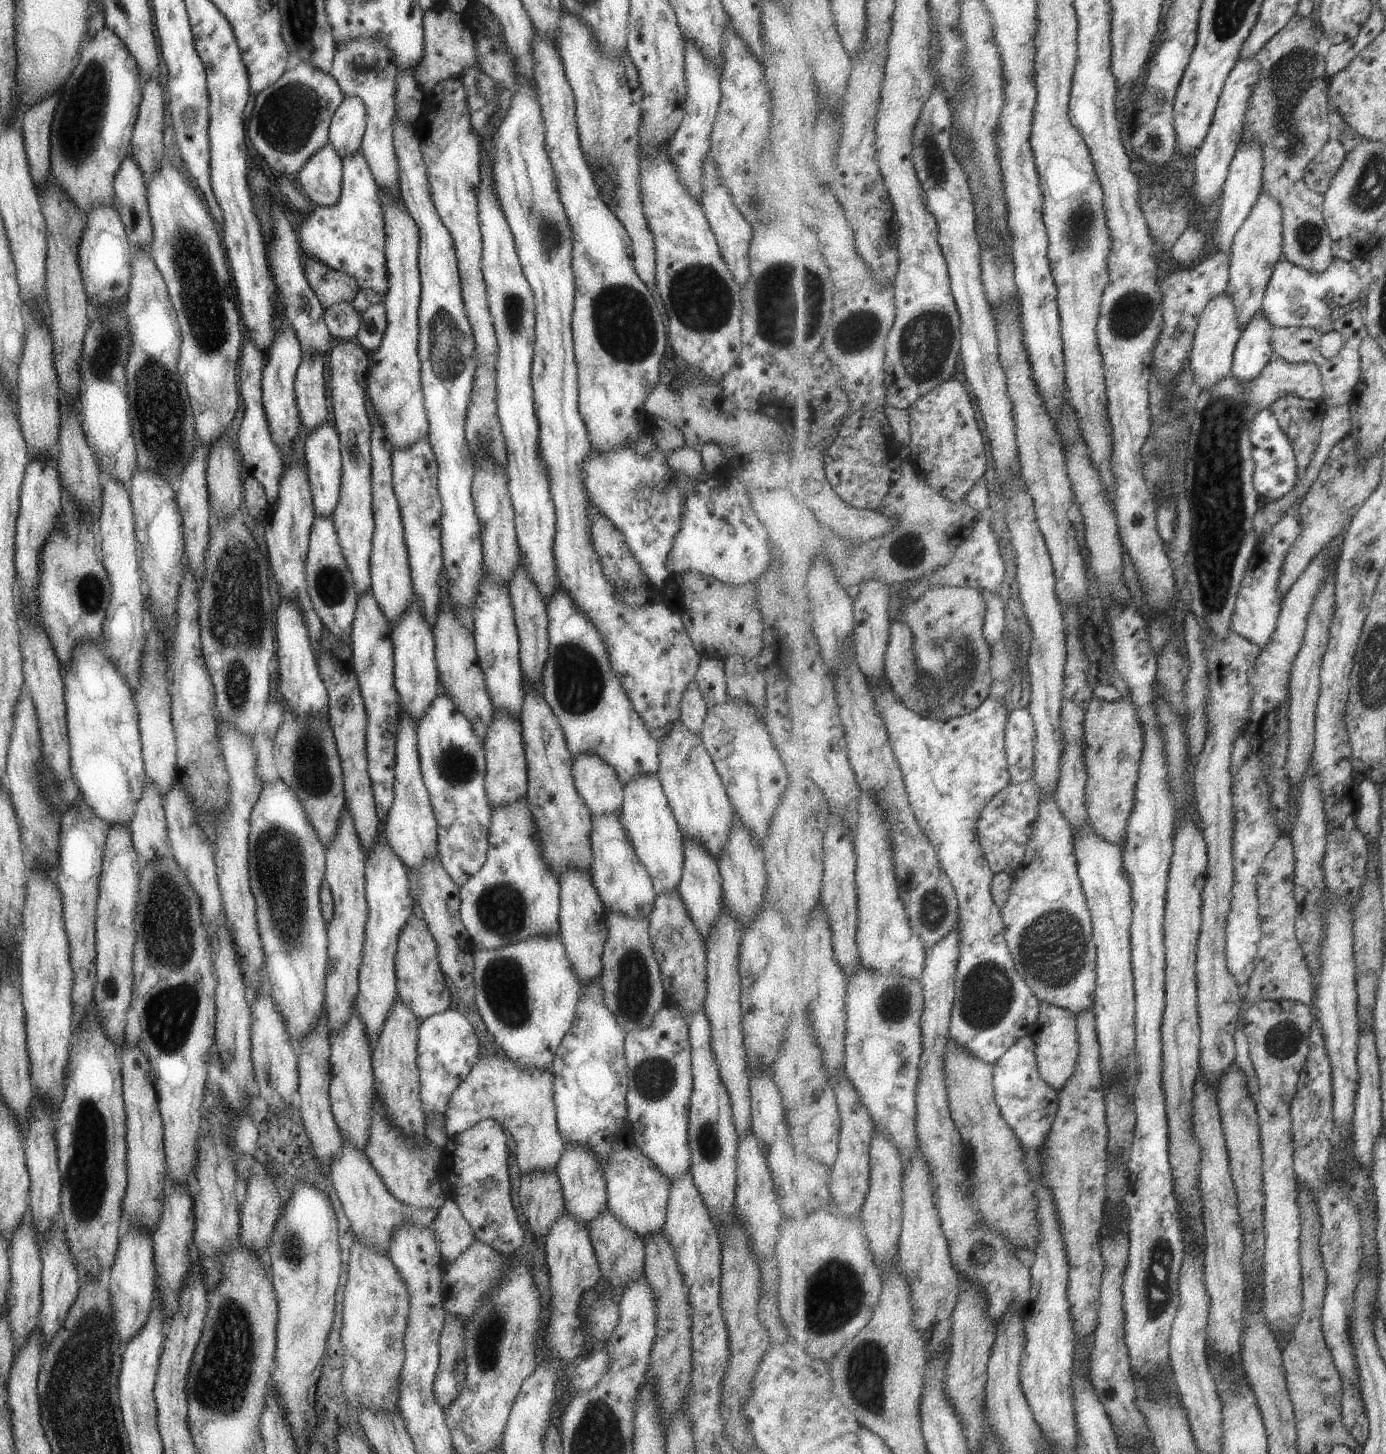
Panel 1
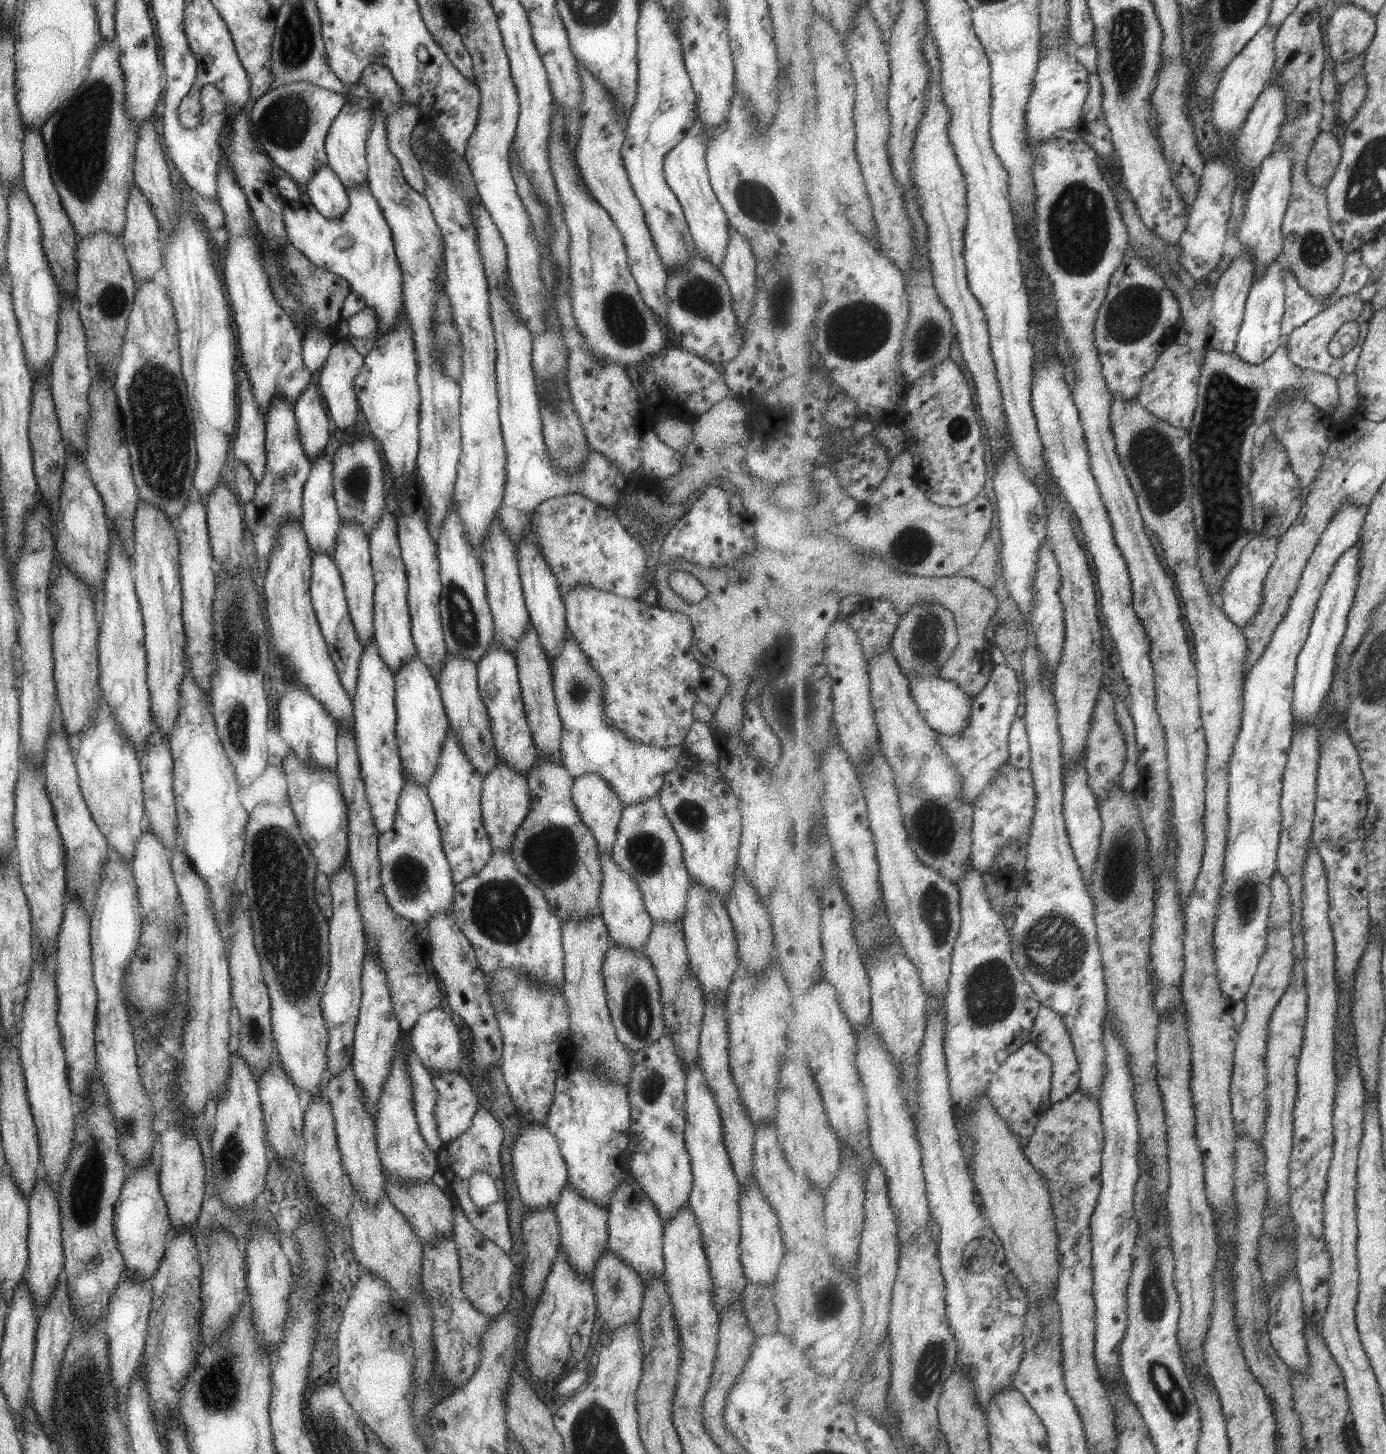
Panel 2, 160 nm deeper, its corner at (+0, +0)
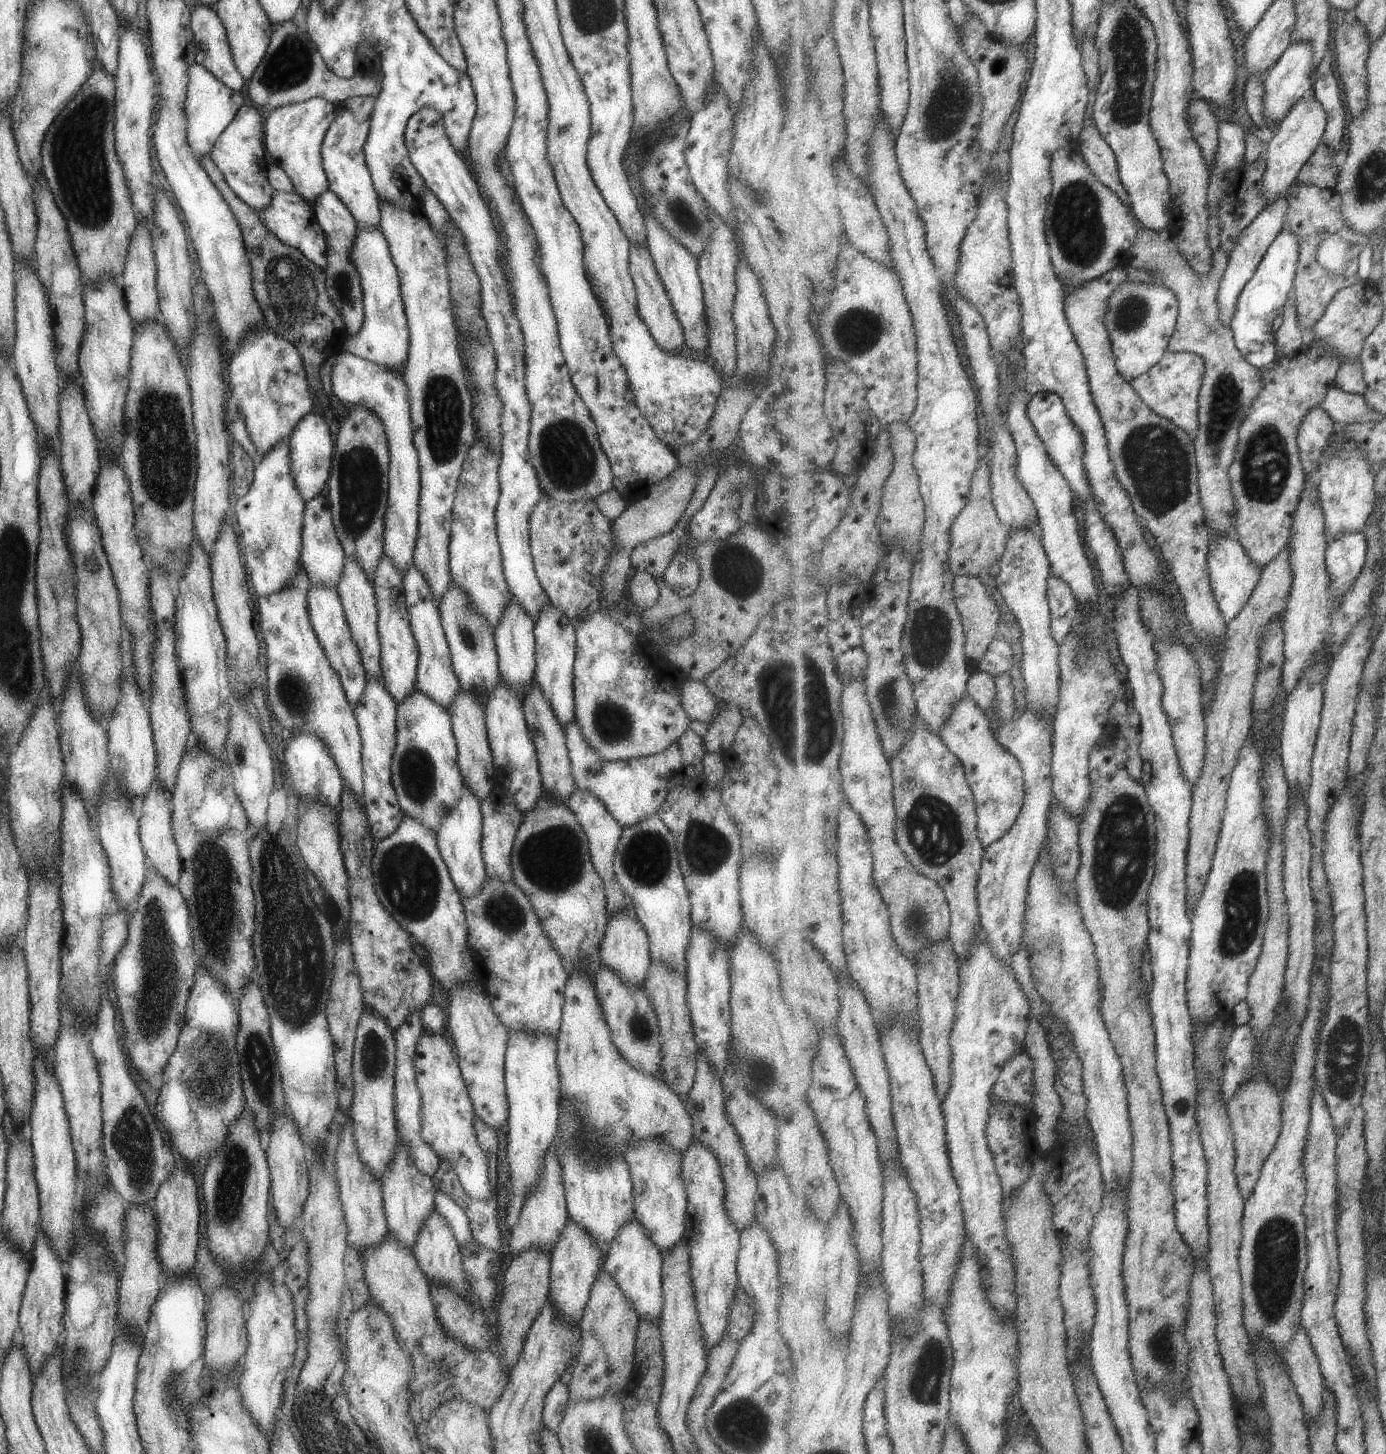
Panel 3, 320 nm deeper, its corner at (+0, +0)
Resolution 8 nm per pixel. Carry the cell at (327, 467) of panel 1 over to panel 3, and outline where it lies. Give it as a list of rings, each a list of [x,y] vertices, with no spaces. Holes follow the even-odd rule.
[[[323,494],[311,496],[309,500],[304,501],[300,536],[301,545],[299,561],[302,568],[307,572],[310,585],[325,584],[325,586],[337,587],[337,580],[339,580],[341,568],[343,568],[344,553],[333,531],[329,502]]]

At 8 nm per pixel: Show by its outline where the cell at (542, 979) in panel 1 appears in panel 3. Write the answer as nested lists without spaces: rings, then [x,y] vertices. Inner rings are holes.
[[[509,1030],[504,1053],[504,1094],[507,1102],[507,1164],[509,1165],[509,1201],[502,1218],[503,1231],[508,1236],[517,1222],[521,1204],[529,1186],[535,1186],[541,1176],[541,1158],[557,1132],[559,1072],[557,1072],[557,1034]]]

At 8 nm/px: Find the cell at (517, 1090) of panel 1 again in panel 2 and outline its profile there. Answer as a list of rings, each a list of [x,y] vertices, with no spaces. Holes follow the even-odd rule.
[[[520,1115],[518,1116],[519,1135],[511,1153],[517,1194],[527,1211],[542,1209],[548,1205],[554,1208],[563,1187],[567,1184],[566,1166],[559,1152],[559,1145],[545,1124],[525,1123]]]

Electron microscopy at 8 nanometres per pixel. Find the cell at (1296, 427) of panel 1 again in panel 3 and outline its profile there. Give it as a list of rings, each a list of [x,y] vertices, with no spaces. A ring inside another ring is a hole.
[[[1321,407],[1313,408],[1301,422],[1297,442],[1300,446],[1300,460],[1306,474],[1306,480],[1311,480],[1315,471],[1320,470],[1321,459],[1328,451],[1330,441],[1336,431],[1333,418]]]

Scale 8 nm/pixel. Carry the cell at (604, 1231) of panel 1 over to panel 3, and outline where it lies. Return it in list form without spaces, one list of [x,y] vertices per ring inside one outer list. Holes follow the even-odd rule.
[[[600,1270],[590,1289],[587,1305],[577,1326],[581,1338],[577,1354],[567,1372],[569,1400],[600,1398],[611,1388],[623,1391],[634,1370],[634,1341],[639,1316],[615,1280],[605,1270]]]

